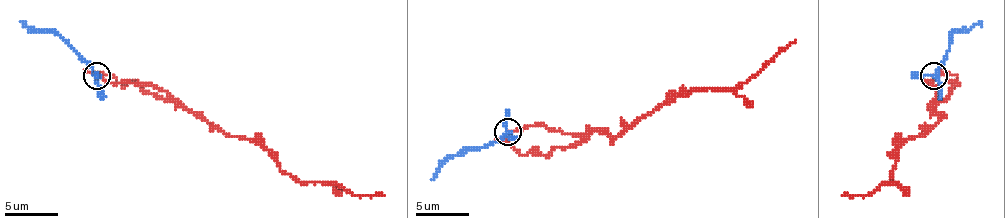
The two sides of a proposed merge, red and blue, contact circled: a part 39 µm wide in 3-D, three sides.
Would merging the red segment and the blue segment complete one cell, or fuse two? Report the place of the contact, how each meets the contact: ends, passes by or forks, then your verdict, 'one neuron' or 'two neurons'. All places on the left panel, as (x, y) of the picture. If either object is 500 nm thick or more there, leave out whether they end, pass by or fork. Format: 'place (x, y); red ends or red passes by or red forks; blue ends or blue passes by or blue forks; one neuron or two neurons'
place (97, 75); red forks; blue forks; one neuron

